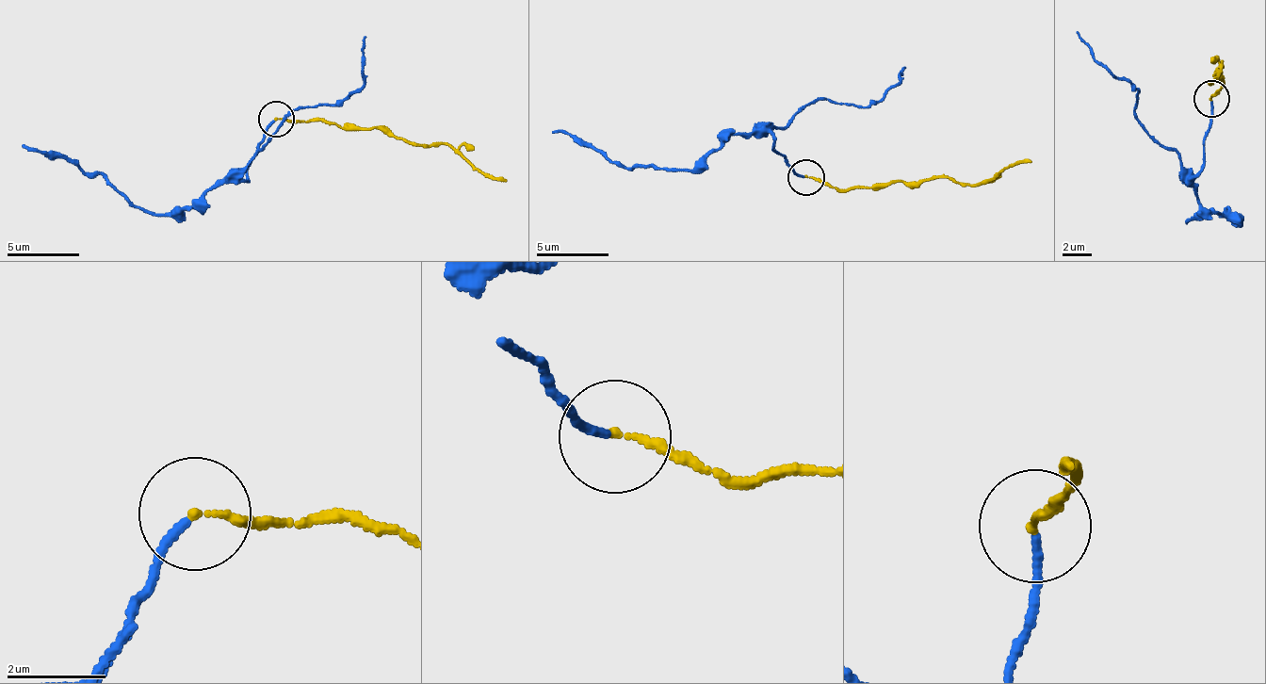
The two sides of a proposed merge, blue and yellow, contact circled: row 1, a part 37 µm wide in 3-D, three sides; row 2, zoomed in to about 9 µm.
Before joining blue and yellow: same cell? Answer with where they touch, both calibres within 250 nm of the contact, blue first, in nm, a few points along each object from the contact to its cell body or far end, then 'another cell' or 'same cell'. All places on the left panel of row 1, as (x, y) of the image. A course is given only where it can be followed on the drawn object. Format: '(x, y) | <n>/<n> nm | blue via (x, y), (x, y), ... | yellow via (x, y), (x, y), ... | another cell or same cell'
(276, 119) | 160/150 nm | blue via (275, 122), (241, 179), (216, 180), (195, 207), (171, 215), (142, 214), (90, 174), (23, 143) | yellow via (275, 118), (333, 121), (388, 130), (413, 143), (453, 144), (485, 172), (508, 182) | same cell

